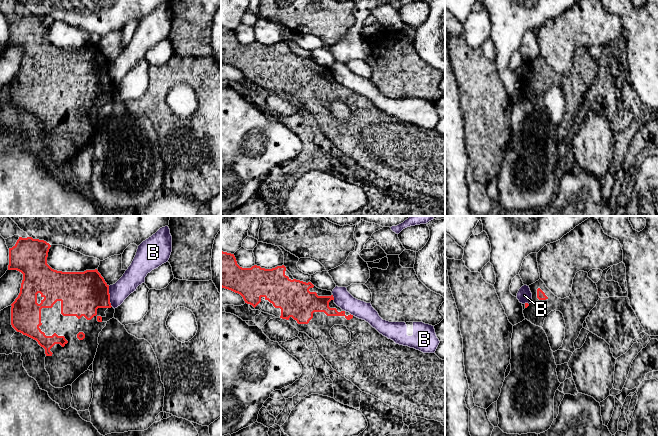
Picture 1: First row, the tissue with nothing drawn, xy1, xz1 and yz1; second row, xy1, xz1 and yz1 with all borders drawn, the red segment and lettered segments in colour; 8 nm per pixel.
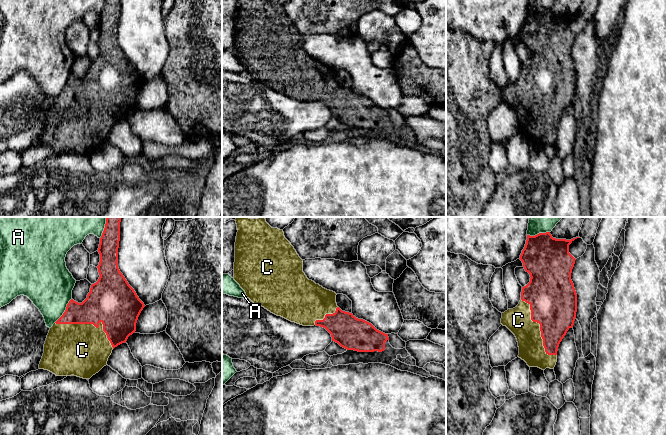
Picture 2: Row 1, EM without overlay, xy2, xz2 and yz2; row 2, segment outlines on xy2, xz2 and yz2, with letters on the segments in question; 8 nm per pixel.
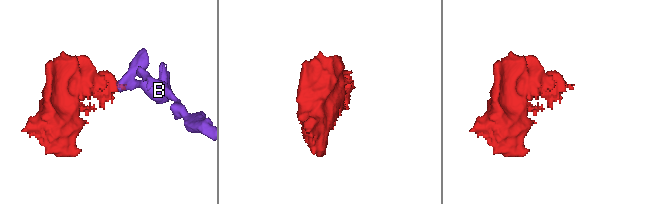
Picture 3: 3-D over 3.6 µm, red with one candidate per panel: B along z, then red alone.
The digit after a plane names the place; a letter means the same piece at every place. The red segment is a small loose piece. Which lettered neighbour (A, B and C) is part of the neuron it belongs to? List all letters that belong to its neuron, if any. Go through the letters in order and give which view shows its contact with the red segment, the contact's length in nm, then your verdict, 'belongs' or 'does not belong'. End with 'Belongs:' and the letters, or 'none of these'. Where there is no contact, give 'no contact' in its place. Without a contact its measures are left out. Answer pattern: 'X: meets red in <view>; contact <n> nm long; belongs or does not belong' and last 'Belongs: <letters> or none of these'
A: meets red in xy2; contact 240 nm long; does not belong
B: meets red in xy1; contact 170 nm long; does not belong
C: meets red in xy2; contact 500 nm long; belongs
Belongs: C

